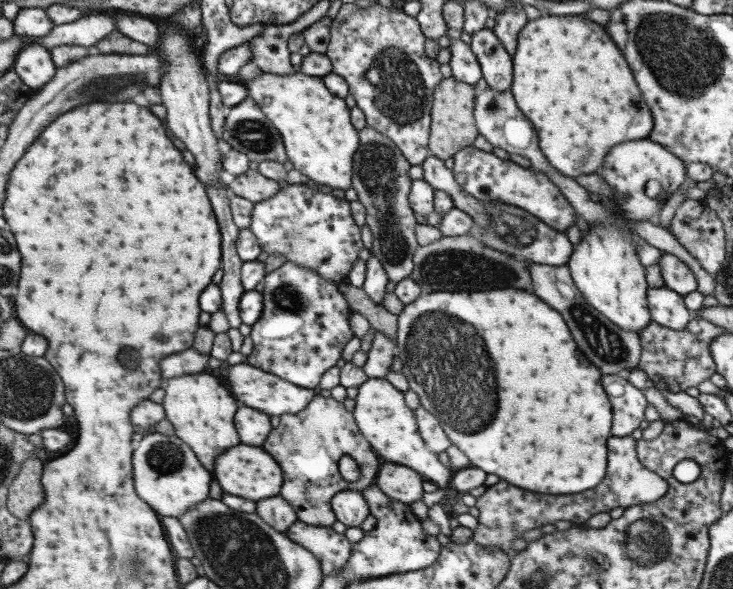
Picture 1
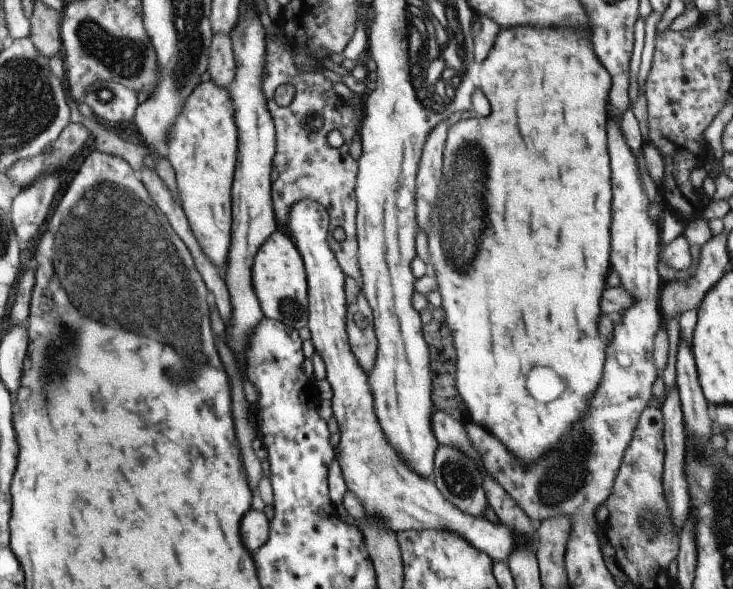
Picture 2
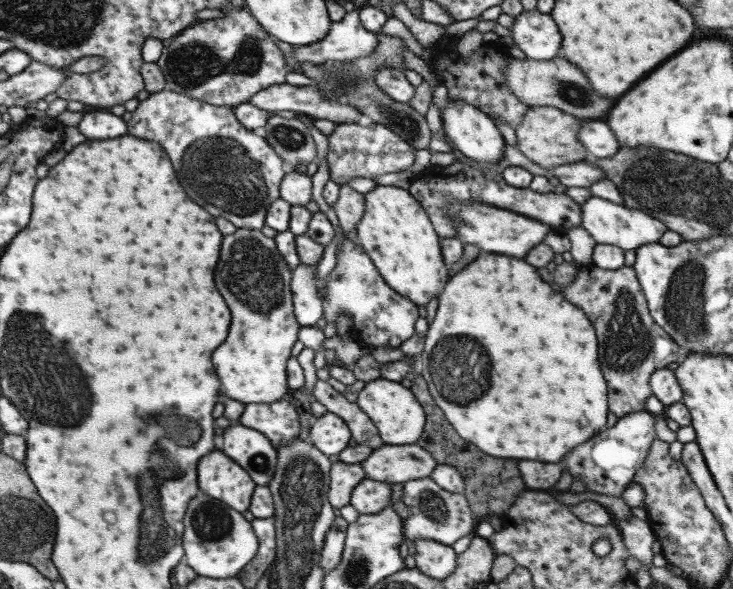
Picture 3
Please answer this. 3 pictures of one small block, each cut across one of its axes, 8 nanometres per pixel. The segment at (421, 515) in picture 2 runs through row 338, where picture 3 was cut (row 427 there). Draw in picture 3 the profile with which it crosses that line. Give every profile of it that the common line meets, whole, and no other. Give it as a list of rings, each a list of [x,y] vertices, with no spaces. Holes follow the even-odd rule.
[[[327,412],[321,417],[313,419],[308,438],[318,450],[330,456],[340,454],[348,447],[351,430],[340,416]]]

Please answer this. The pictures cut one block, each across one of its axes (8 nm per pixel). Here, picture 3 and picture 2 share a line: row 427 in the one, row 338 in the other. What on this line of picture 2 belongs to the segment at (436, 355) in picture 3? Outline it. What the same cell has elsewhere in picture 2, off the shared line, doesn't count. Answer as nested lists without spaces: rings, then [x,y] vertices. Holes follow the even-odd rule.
[[[518,26],[500,30],[494,48],[488,58],[481,64],[480,90],[490,102],[490,114],[486,118],[471,116],[468,120],[460,120],[447,130],[444,147],[442,184],[436,196],[436,204],[430,216],[429,248],[430,262],[438,280],[438,292],[442,297],[442,308],[446,314],[446,324],[454,336],[456,348],[456,388],[460,398],[466,404],[470,420],[474,424],[482,424],[492,436],[496,436],[508,452],[520,464],[536,464],[542,456],[550,454],[562,438],[570,434],[576,422],[590,408],[590,400],[598,390],[604,360],[606,360],[606,342],[598,332],[600,320],[600,298],[606,288],[606,276],[610,270],[610,222],[612,222],[612,186],[610,186],[610,156],[606,148],[606,108],[609,108],[612,78],[586,38],[578,32],[570,30],[554,30],[554,28],[532,28]],[[544,366],[552,368],[564,382],[564,392],[558,400],[538,402],[526,388],[526,376],[532,368]]]

